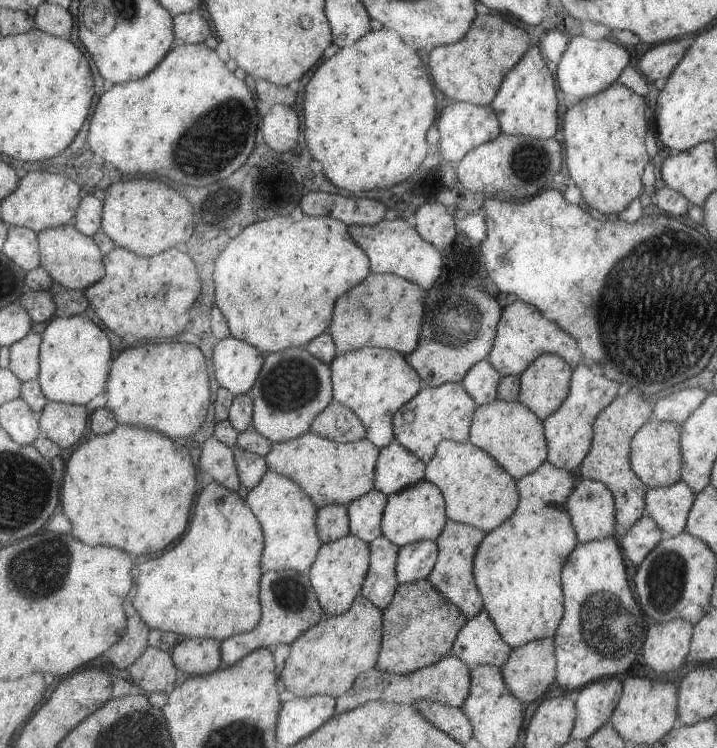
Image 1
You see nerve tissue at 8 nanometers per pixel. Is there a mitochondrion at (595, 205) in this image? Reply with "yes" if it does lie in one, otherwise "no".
no

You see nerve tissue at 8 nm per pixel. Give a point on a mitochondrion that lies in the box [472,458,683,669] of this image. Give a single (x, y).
(606, 624)

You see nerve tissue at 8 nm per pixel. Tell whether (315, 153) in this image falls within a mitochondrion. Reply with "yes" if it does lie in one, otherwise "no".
no

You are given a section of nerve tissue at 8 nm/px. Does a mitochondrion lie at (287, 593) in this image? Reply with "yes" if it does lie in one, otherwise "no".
yes

